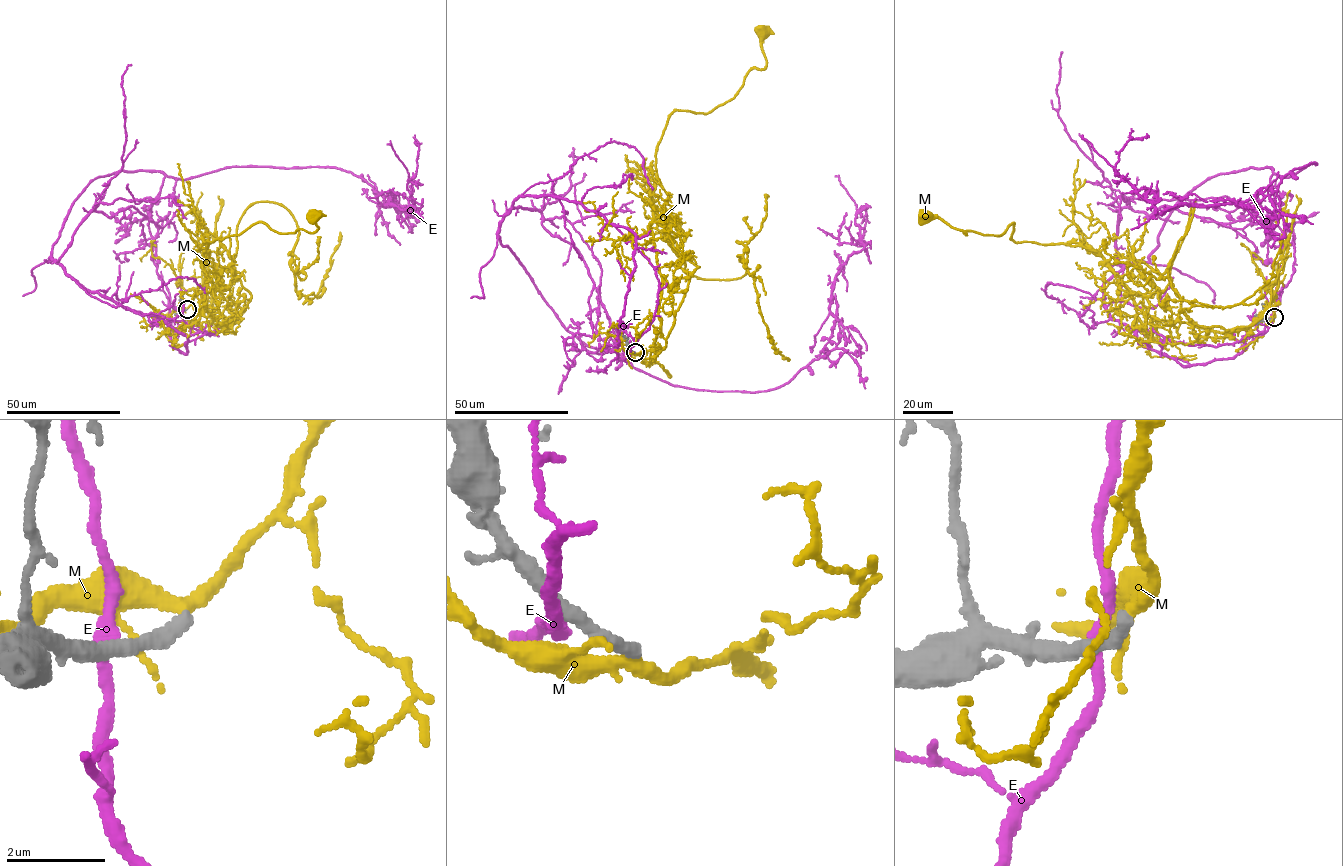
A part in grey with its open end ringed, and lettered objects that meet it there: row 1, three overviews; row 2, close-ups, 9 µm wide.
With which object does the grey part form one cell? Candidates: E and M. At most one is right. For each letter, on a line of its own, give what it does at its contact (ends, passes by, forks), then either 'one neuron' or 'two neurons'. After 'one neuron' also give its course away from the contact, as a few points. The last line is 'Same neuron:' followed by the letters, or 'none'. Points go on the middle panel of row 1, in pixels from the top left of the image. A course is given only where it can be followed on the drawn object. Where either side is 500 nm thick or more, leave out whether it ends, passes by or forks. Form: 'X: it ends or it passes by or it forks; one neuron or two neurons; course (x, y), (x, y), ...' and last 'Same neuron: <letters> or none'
E: it passes by; two neurons
M: it passes by; two neurons
Same neuron: none

